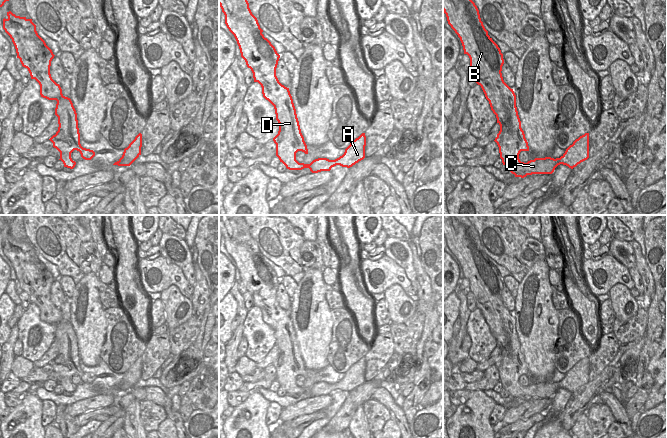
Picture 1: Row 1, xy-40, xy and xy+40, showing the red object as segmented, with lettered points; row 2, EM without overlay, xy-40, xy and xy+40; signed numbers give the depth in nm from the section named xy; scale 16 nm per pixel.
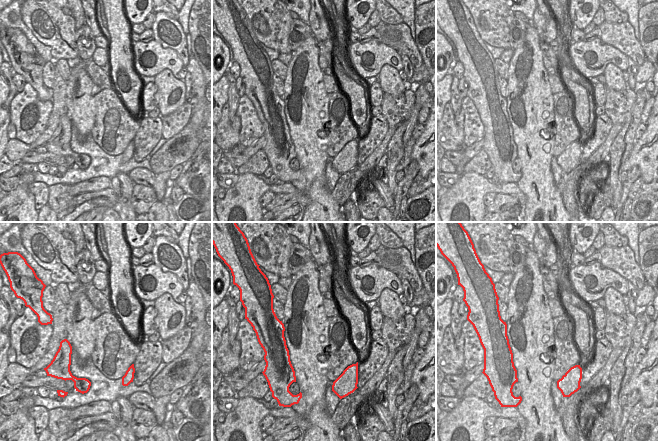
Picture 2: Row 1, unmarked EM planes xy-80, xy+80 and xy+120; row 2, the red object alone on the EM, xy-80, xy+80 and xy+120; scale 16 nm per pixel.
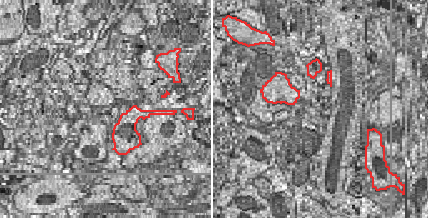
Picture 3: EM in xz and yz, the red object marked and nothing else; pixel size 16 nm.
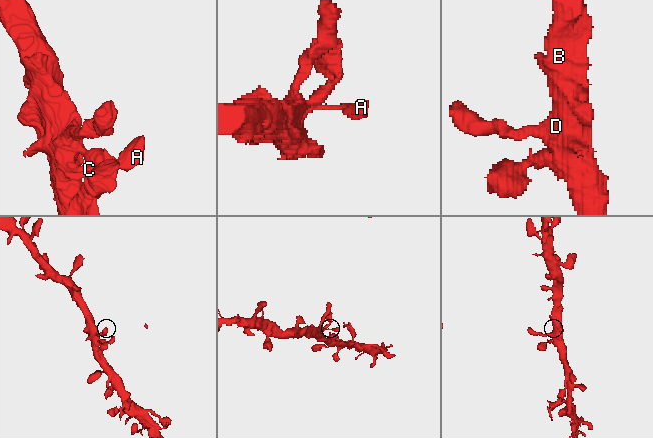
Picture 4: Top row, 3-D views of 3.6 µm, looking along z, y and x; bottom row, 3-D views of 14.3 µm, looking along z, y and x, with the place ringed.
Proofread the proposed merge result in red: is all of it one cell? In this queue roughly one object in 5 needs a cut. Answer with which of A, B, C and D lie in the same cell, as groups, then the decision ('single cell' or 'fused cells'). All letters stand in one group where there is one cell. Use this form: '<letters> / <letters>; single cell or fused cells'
A B C D; single cell

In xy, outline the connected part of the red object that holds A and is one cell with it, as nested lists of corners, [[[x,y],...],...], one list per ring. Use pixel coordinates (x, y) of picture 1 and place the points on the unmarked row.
[[[219,215],[219,229],[225,239],[225,248],[237,265],[241,281],[253,297],[254,306],[261,309],[263,321],[274,330],[279,355],[273,365],[280,386],[289,394],[309,392],[312,397],[318,397],[330,395],[336,389],[350,392],[363,384],[365,357],[353,364],[344,378],[335,384],[318,382],[310,388],[296,384],[298,375],[308,378],[308,373],[289,312],[282,309],[276,300],[280,279],[262,258],[263,254],[252,238],[243,215]]]

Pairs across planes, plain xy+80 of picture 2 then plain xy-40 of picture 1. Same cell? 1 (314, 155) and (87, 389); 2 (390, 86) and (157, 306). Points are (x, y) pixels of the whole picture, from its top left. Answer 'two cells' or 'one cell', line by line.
1: two cells
2: two cells

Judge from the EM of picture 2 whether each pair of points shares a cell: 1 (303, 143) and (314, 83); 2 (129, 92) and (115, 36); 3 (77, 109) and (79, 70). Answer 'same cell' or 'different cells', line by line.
1: same cell
2: same cell
3: same cell

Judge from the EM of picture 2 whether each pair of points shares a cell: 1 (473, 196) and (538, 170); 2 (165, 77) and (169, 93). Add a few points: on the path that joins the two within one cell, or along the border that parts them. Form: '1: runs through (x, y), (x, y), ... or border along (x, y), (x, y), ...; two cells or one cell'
1: border along (515, 183), (525, 196), (524, 205); two cells
2: runs through (165, 81), (169, 89); one cell

